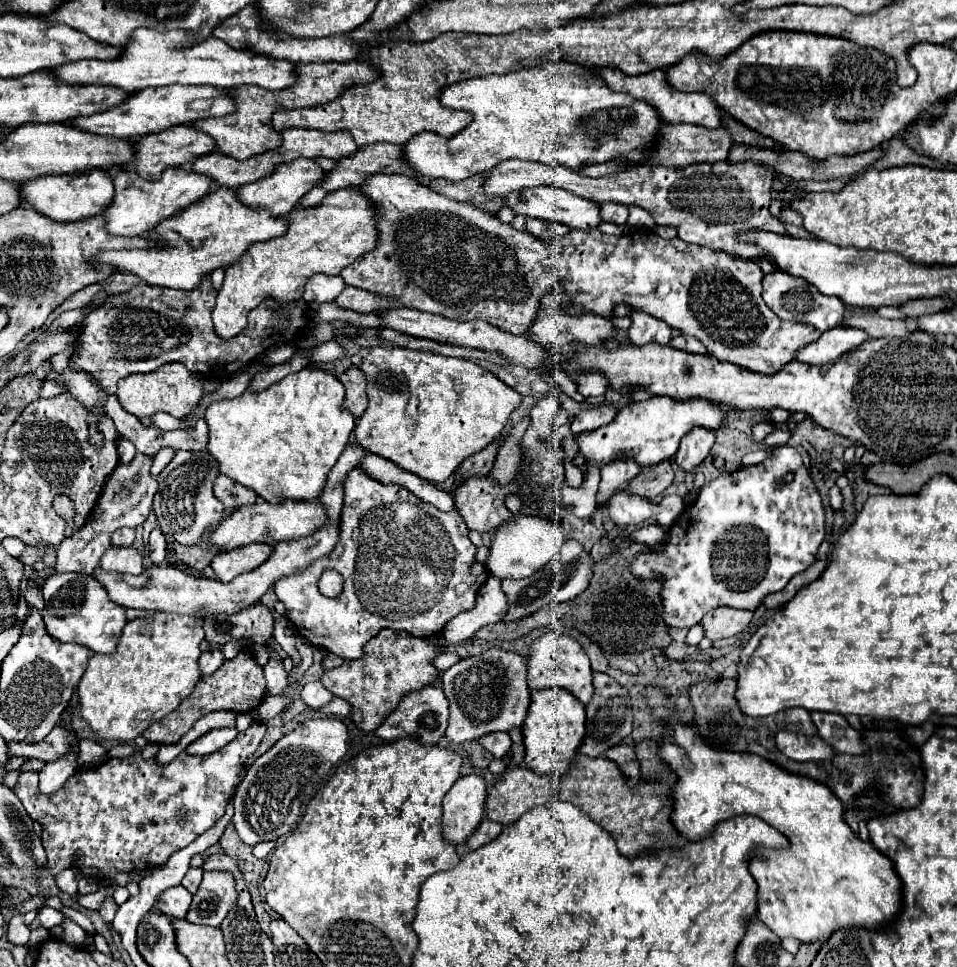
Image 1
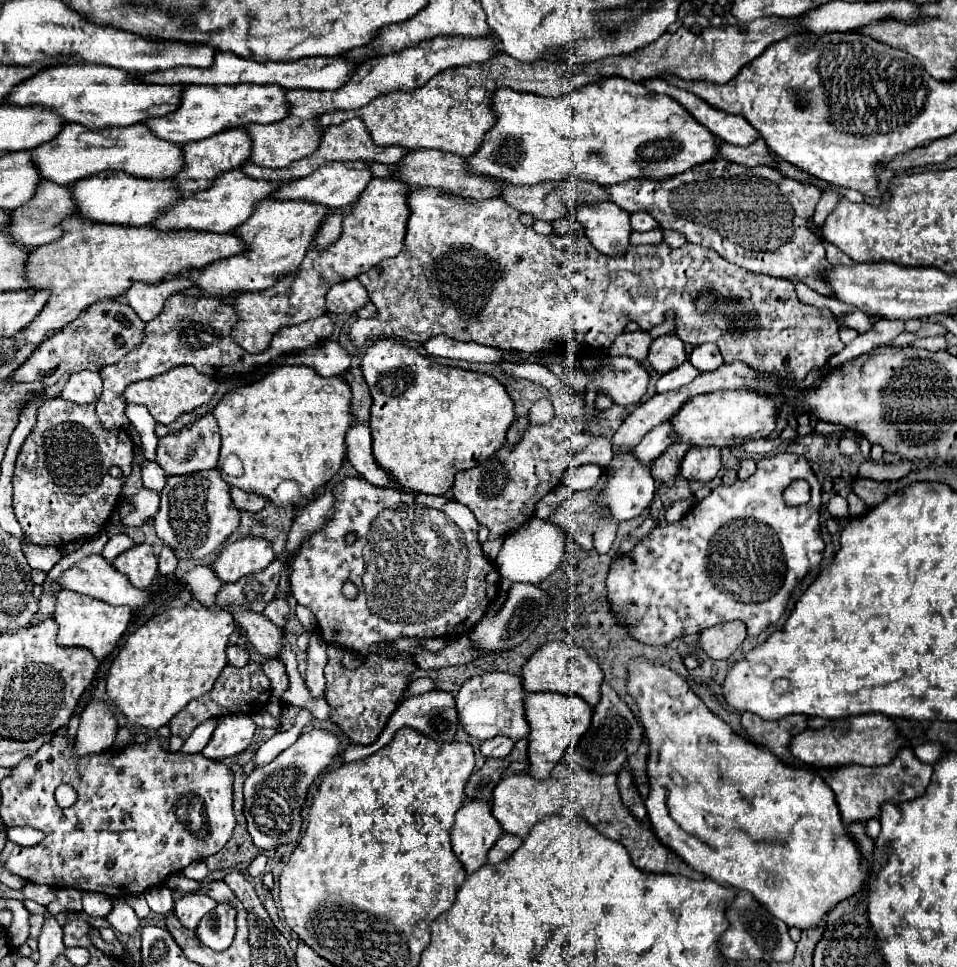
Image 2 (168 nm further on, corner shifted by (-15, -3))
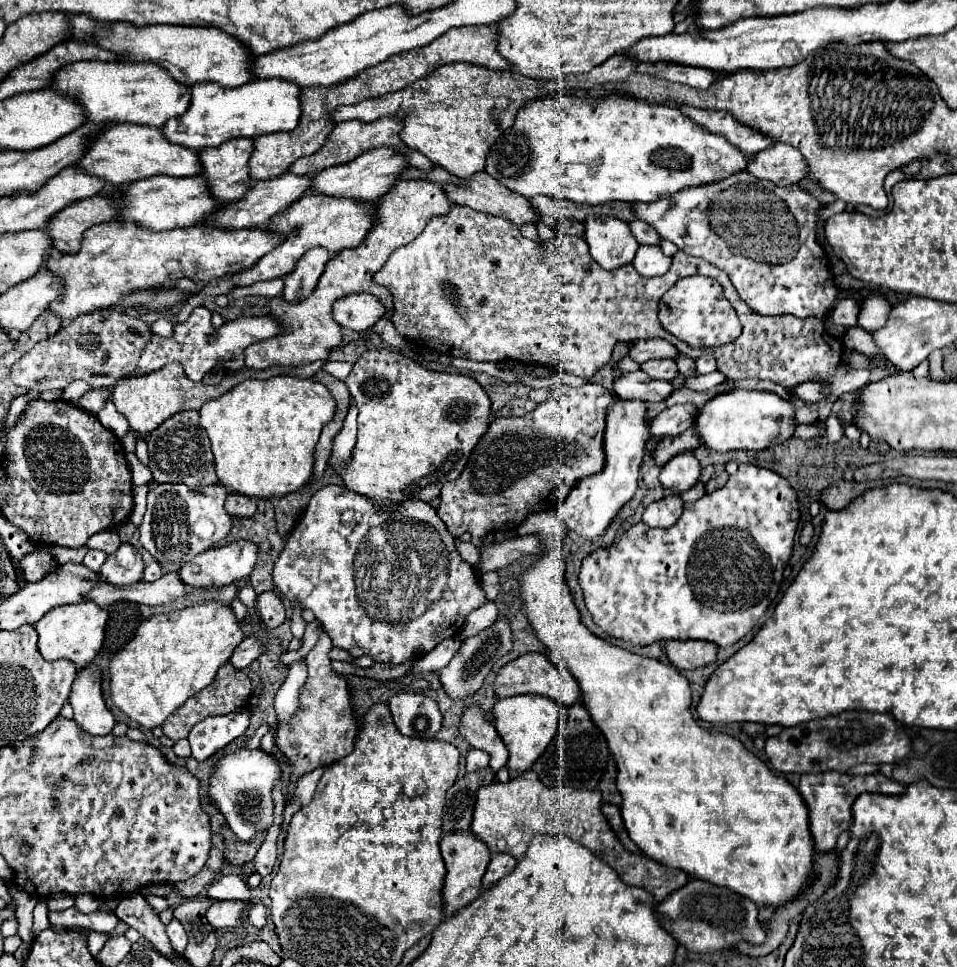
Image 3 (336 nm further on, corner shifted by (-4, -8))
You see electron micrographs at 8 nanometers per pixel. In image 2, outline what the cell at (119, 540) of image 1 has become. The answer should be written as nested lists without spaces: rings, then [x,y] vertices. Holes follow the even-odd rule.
[[[116,534],[116,536],[112,536],[112,538],[108,540],[108,546],[104,546],[104,556],[106,556],[108,562],[112,562],[118,554],[130,550],[132,546],[134,546],[134,540],[132,540],[130,536],[126,536],[126,534]]]

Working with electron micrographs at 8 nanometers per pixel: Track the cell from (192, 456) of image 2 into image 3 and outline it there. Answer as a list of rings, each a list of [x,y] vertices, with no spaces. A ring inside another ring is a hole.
[[[181,411],[175,413],[175,417],[169,417],[153,433],[149,433],[147,445],[149,445],[149,469],[157,483],[183,483],[191,489],[219,483],[215,475],[211,445],[207,433],[199,425],[197,411]]]

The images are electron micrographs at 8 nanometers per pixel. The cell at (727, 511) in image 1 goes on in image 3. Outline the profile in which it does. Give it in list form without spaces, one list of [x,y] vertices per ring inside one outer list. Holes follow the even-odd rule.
[[[739,465],[739,471],[721,489],[705,493],[695,503],[685,503],[683,515],[673,527],[653,529],[641,521],[605,549],[595,547],[583,559],[579,571],[585,605],[607,635],[635,645],[669,639],[701,639],[719,647],[733,645],[755,629],[777,597],[783,569],[793,553],[797,523],[799,503],[787,479],[763,467]]]

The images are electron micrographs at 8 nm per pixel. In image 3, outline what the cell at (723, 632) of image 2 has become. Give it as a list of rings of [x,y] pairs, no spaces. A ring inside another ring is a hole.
[[[669,641],[665,643],[665,653],[673,667],[677,669],[697,669],[709,665],[717,659],[717,649],[711,643],[701,641]]]

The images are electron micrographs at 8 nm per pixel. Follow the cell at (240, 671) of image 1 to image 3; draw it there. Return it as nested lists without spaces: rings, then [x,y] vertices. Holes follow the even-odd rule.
[[[225,663],[219,671],[217,671],[217,677],[213,679],[213,683],[209,687],[205,687],[203,691],[199,691],[197,695],[193,695],[193,699],[189,699],[189,703],[181,705],[173,715],[169,715],[169,719],[165,719],[163,723],[163,733],[173,739],[173,741],[179,741],[179,739],[185,739],[191,731],[191,727],[195,723],[199,723],[201,719],[205,719],[207,715],[225,715],[225,713],[231,713],[235,709],[241,709],[247,705],[249,701],[249,695],[251,695],[251,681],[249,677],[233,667],[231,663]]]

